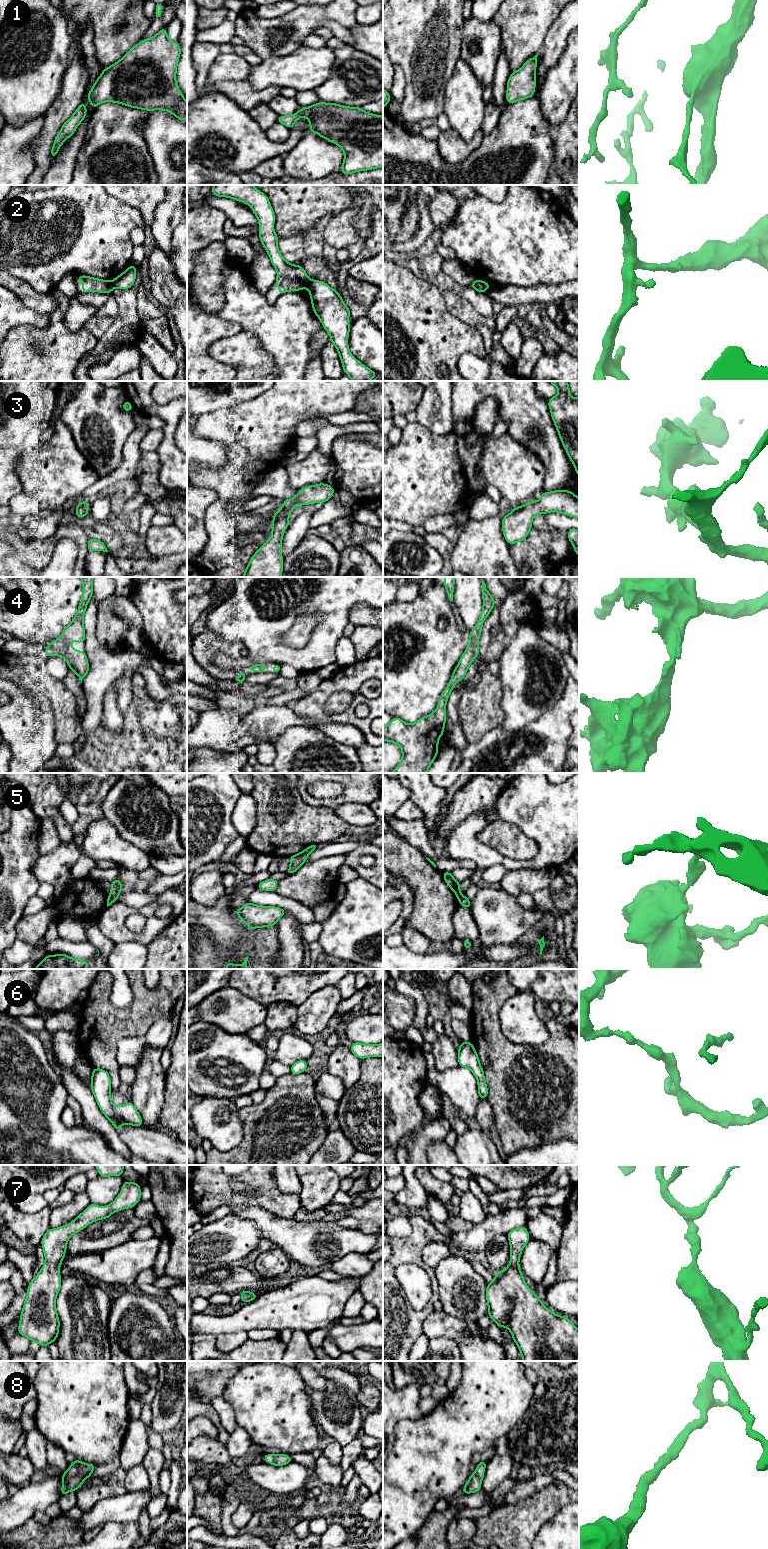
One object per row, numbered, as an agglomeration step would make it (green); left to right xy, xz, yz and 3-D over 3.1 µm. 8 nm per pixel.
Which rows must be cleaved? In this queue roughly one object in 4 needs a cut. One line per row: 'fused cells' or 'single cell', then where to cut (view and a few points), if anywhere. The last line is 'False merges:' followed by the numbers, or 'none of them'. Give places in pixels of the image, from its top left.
1: single cell; no cut
2: fused cells; cut in xz along (311, 280), (306, 287)
3: single cell; no cut
4: single cell; no cut
5: fused cells; cut in xz along (305, 849), (310, 852)
6: single cell; no cut
7: single cell; no cut
8: single cell; no cut
False merges: 2, 5

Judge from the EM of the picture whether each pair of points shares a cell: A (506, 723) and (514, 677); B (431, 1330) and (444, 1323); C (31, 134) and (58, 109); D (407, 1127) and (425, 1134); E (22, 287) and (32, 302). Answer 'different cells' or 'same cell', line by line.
A: same cell
B: same cell
C: different cells
D: different cells
E: same cell

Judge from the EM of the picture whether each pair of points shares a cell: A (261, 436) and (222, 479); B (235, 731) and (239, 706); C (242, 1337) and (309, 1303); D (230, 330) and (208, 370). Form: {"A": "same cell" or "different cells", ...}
{"A": "same cell", "B": "different cells", "C": "different cells", "D": "same cell"}

